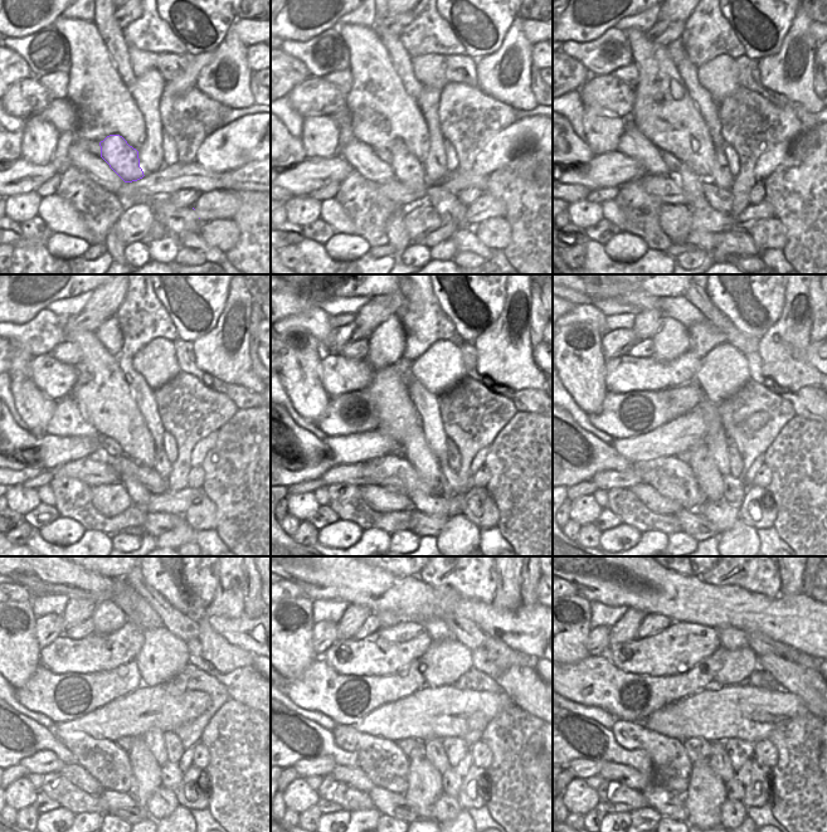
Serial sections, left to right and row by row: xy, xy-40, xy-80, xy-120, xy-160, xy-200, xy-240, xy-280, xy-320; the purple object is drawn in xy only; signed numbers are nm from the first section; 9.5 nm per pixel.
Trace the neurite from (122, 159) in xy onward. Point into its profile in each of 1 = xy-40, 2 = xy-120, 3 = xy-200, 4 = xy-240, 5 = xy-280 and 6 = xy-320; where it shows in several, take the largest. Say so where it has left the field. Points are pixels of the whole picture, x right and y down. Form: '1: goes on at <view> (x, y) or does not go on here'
1: goes on at xy-40 (404, 164)
2: goes on at xy-120 (178, 502)
3: goes on at xy-200 (721, 514)
4: goes on at xy-240 (163, 802)
5: goes on at xy-280 (446, 808)
6: goes on at xy-320 (733, 812)

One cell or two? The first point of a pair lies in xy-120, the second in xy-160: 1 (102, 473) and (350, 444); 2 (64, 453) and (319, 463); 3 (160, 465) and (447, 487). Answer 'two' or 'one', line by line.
1: two
2: two
3: one

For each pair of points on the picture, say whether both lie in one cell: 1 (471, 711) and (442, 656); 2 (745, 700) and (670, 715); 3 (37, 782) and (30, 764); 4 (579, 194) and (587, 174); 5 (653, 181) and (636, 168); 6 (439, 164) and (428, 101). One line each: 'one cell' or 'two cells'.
1: two cells
2: one cell
3: two cells
4: two cells
5: two cells
6: one cell

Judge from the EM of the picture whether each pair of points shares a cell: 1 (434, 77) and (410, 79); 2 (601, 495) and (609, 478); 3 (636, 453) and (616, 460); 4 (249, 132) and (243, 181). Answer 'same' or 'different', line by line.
1: different
2: different
3: different
4: different

